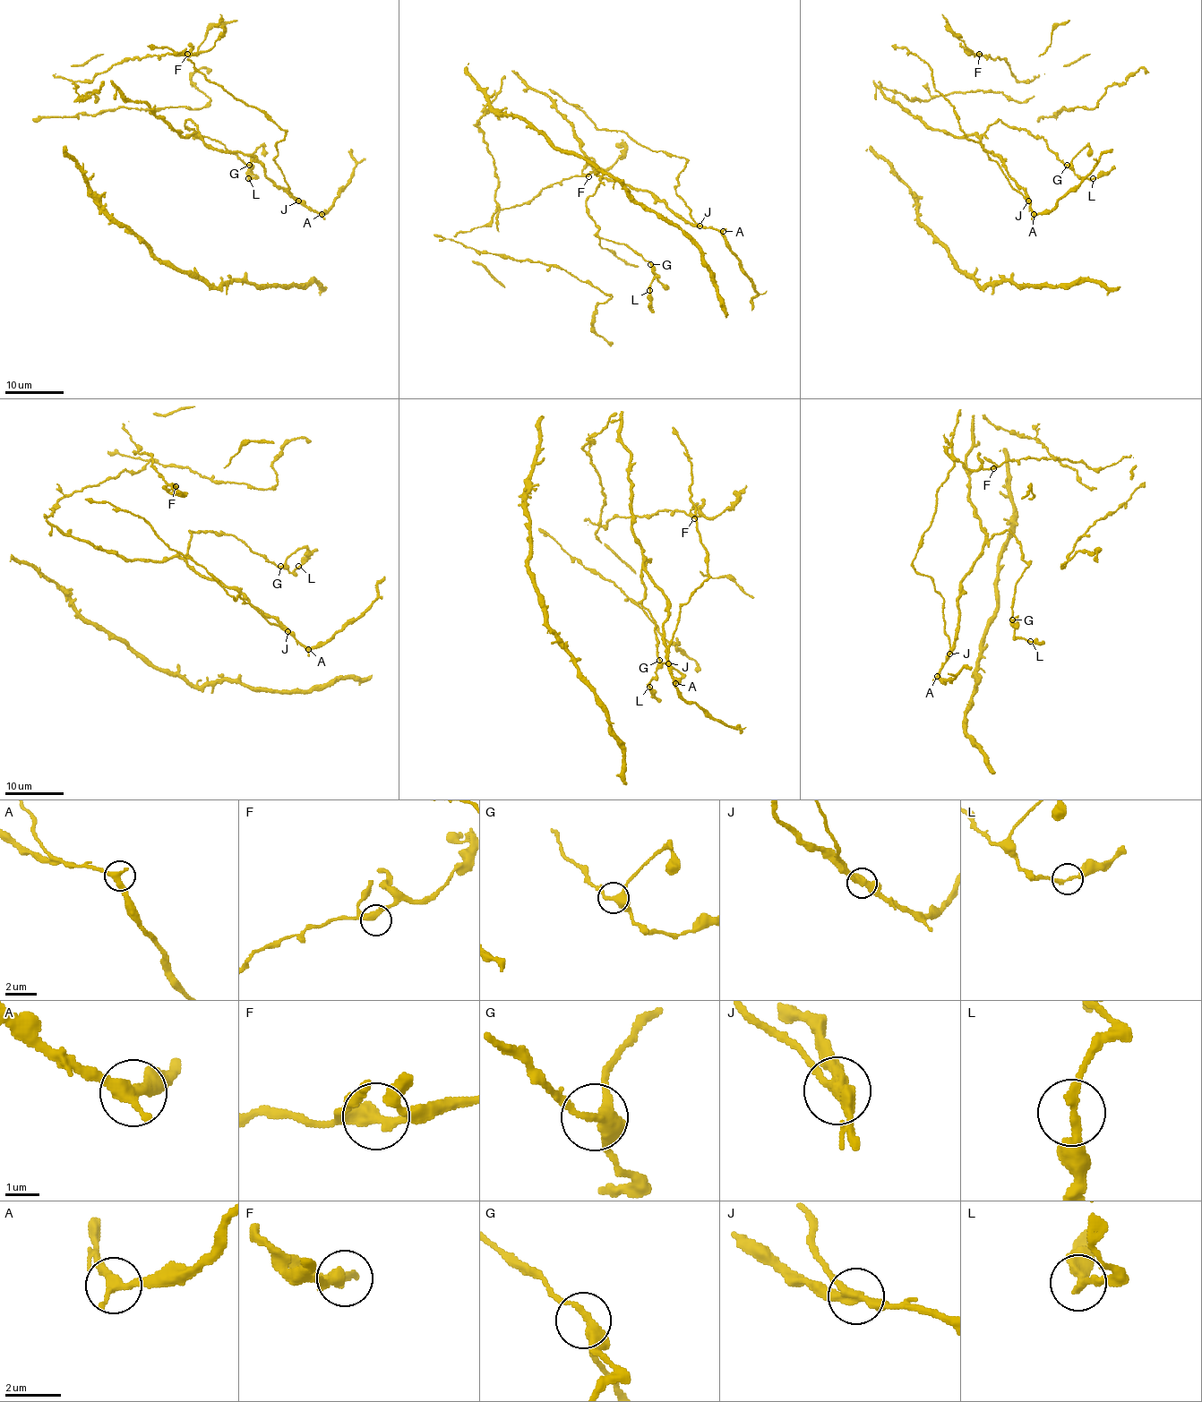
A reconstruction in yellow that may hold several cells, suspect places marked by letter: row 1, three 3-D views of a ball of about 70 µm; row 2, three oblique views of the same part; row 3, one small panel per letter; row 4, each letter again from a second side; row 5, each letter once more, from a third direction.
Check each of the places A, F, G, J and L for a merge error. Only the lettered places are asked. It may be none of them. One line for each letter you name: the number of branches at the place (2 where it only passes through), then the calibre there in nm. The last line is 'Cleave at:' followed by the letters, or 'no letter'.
J: branches 3; calibre 320 nm
Cleave at: J

